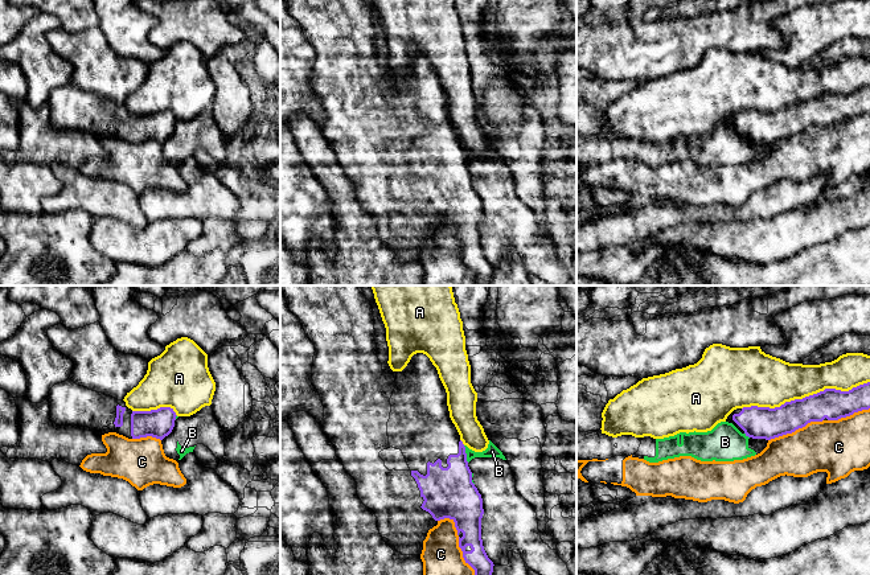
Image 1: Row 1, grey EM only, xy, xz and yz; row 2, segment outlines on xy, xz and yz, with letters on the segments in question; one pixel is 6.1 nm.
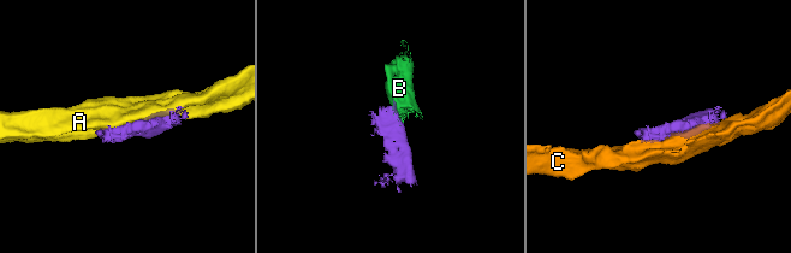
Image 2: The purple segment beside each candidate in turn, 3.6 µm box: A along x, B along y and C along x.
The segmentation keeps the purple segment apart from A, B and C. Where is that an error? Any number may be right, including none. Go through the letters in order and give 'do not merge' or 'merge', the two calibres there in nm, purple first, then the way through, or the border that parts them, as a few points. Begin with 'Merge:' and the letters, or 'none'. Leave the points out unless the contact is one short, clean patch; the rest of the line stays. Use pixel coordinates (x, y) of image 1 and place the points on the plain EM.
Merge: none
A: do not merge | 190/300 nm
B: do not merge | 300/80 nm | along xz (463, 150), (468, 165)
C: do not merge | 240/300 nm

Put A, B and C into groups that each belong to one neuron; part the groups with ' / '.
A / B / C

